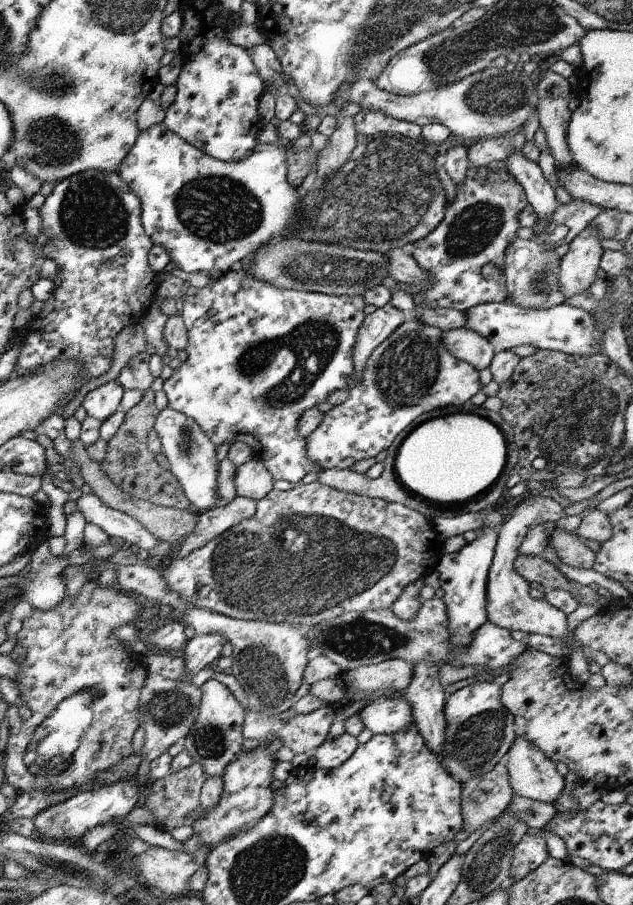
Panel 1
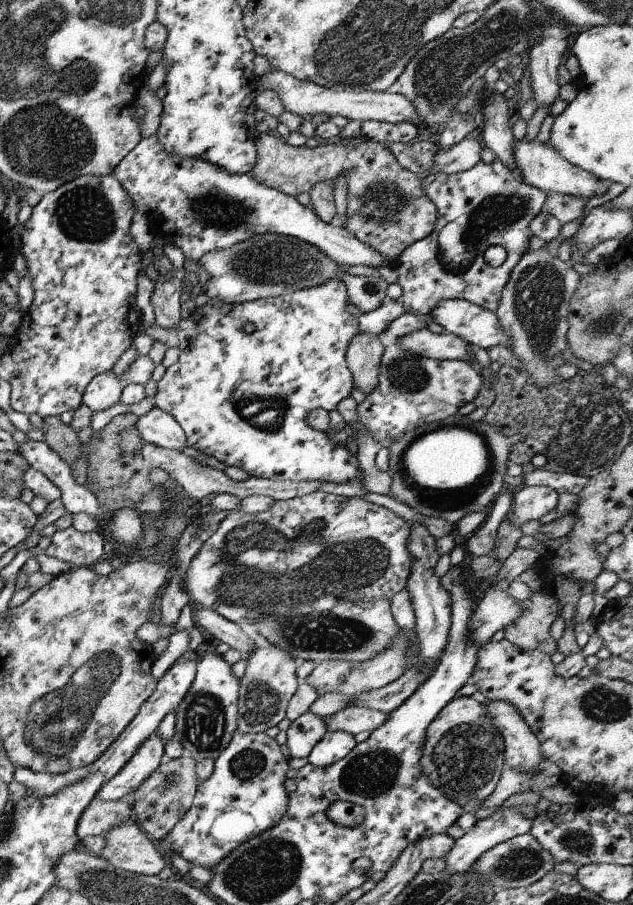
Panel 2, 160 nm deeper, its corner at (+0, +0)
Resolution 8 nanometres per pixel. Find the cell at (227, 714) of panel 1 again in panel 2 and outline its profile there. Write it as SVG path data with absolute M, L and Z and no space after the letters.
M207 653L196 660L195 674L174 714L175 738L195 762L204 758L213 761L232 739L236 730L238 696L238 679L221 655Z

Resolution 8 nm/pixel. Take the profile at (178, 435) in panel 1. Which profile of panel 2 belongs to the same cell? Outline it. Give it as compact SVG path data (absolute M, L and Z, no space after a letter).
M154 406L138 416L135 428L146 443L176 451L181 451L186 446L181 427L169 413L163 412L159 407Z

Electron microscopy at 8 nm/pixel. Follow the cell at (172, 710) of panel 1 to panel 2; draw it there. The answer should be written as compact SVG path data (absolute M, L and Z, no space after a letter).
M14 766L12 780L26 786L26 790L35 796L53 794L68 784L79 782L90 771L90 766L71 769L63 773L33 772L22 766Z

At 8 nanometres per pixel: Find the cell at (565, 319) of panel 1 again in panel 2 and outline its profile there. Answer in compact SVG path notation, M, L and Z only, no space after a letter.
M466 300L441 301L428 315L434 328L453 333L474 347L487 350L493 345L508 345L508 337L498 325L496 313Z

